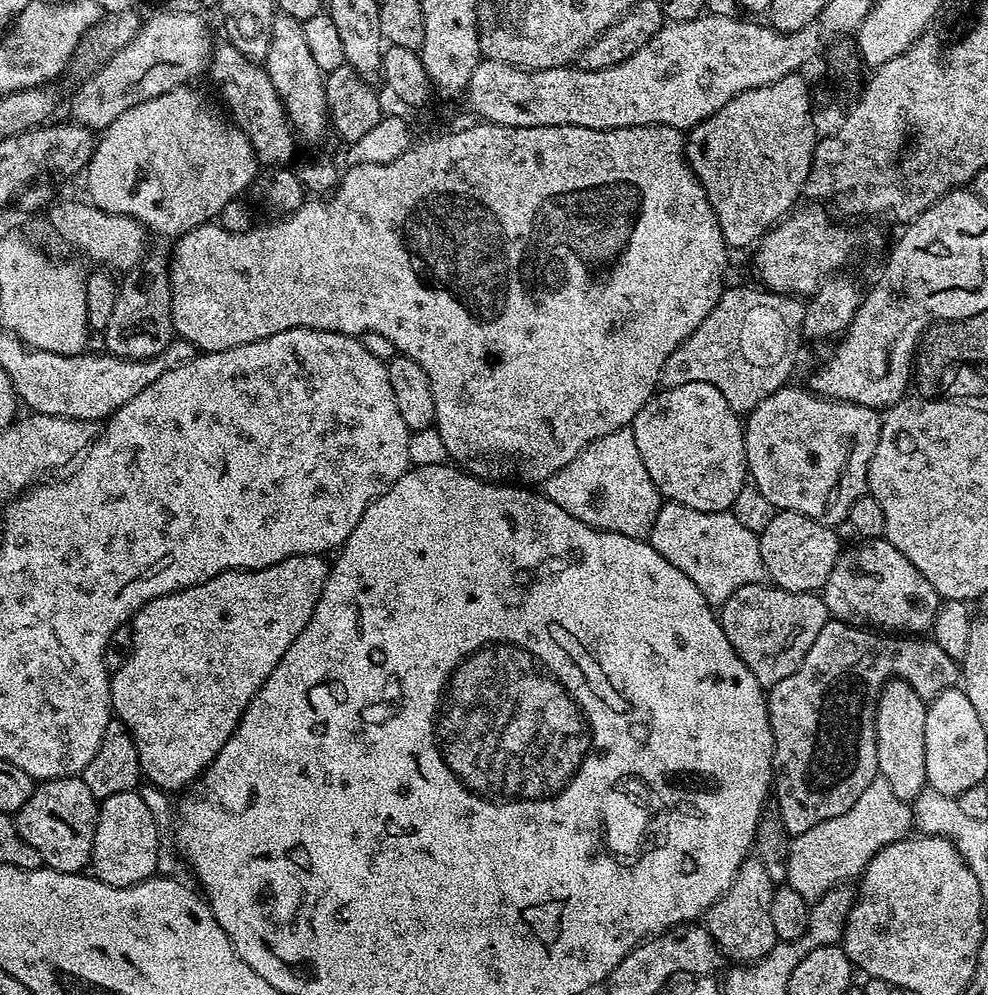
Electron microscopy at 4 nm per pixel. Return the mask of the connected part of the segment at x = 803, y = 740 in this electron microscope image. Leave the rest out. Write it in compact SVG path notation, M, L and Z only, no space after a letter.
M829 618L826 626L822 626L822 634L814 638L814 646L806 650L806 658L802 658L802 666L790 674L790 678L782 678L772 688L767 689L768 717L770 718L770 730L772 731L772 774L774 777L774 803L780 809L782 826L787 830L789 837L801 836L810 826L818 826L818 822L826 822L830 818L838 818L838 814L846 814L854 802L858 802L862 790L874 782L874 778L880 771L878 766L878 746L876 745L876 707L878 698L884 689L884 683L890 679L905 680L921 696L925 702L930 702L938 694L942 694L948 688L957 687L958 661L950 658L950 654L944 653L931 638L917 638L912 634L881 634L876 630L869 630L863 626L845 624L843 620Z

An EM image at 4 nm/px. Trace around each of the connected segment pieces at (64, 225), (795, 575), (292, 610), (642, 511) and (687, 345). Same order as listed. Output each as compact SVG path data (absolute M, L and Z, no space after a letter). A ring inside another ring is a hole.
M68 200L65 204L53 203L47 209L48 224L69 244L77 248L84 256L93 260L93 265L103 266L108 270L127 270L135 268L145 255L144 236L146 229L134 218L129 216L115 216L96 208L90 202ZM84 203L84 204L83 204Z
M777 511L776 516L770 518L766 530L758 535L762 562L768 571L767 579L775 587L791 592L819 593L842 551L842 542L836 537L835 527L814 522L814 518L806 518L806 514L797 512Z
M323 555L319 556L291 556L274 566L265 568L253 568L251 570L233 570L223 572L214 578L210 578L201 584L195 584L189 588L183 588L180 592L171 592L165 596L154 598L148 604L143 604L136 615L130 621L132 629L132 656L118 671L111 673L110 683L112 686L112 711L115 719L123 724L134 738L134 746L138 750L138 762L143 779L154 787L163 790L165 793L179 793L193 784L203 772L210 766L210 762L222 750L234 734L246 706L258 694L262 682L274 674L278 662L282 662L282 654L290 650L290 642L302 634L306 622L310 622L310 614L314 614L314 606L318 606L318 598L326 586L328 577L329 561Z
M631 427L614 430L614 434L606 434L594 442L590 442L566 466L562 466L542 485L545 496L554 502L554 506L562 506L566 514L574 514L578 522L586 522L586 526L602 530L605 534L625 536L633 542L640 542L652 533L654 518L658 518L658 510L662 503L660 492L650 482L650 474L646 474L646 466L642 466L642 458L638 454L638 446L634 446L634 434Z
M725 287L702 326L666 358L660 375L664 388L706 382L722 390L722 398L730 402L736 413L747 414L762 398L789 383L788 375L796 364L796 347L802 344L800 323L804 304L791 294L755 287Z

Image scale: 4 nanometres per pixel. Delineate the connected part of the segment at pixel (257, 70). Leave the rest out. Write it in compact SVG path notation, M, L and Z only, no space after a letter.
M221 42L213 47L206 72L207 75L212 75L212 80L224 99L223 107L231 123L241 128L250 146L256 151L257 161L264 166L287 165L288 159L296 152L298 140L288 123L288 115L284 112L280 95L270 82L268 71L259 63L246 59L234 45Z

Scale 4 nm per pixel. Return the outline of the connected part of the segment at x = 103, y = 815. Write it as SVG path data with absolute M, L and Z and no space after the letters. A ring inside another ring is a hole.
M139 791L110 794L110 798L99 801L92 847L91 871L103 884L125 888L150 880L157 875L160 866L160 832L158 822L142 802Z

